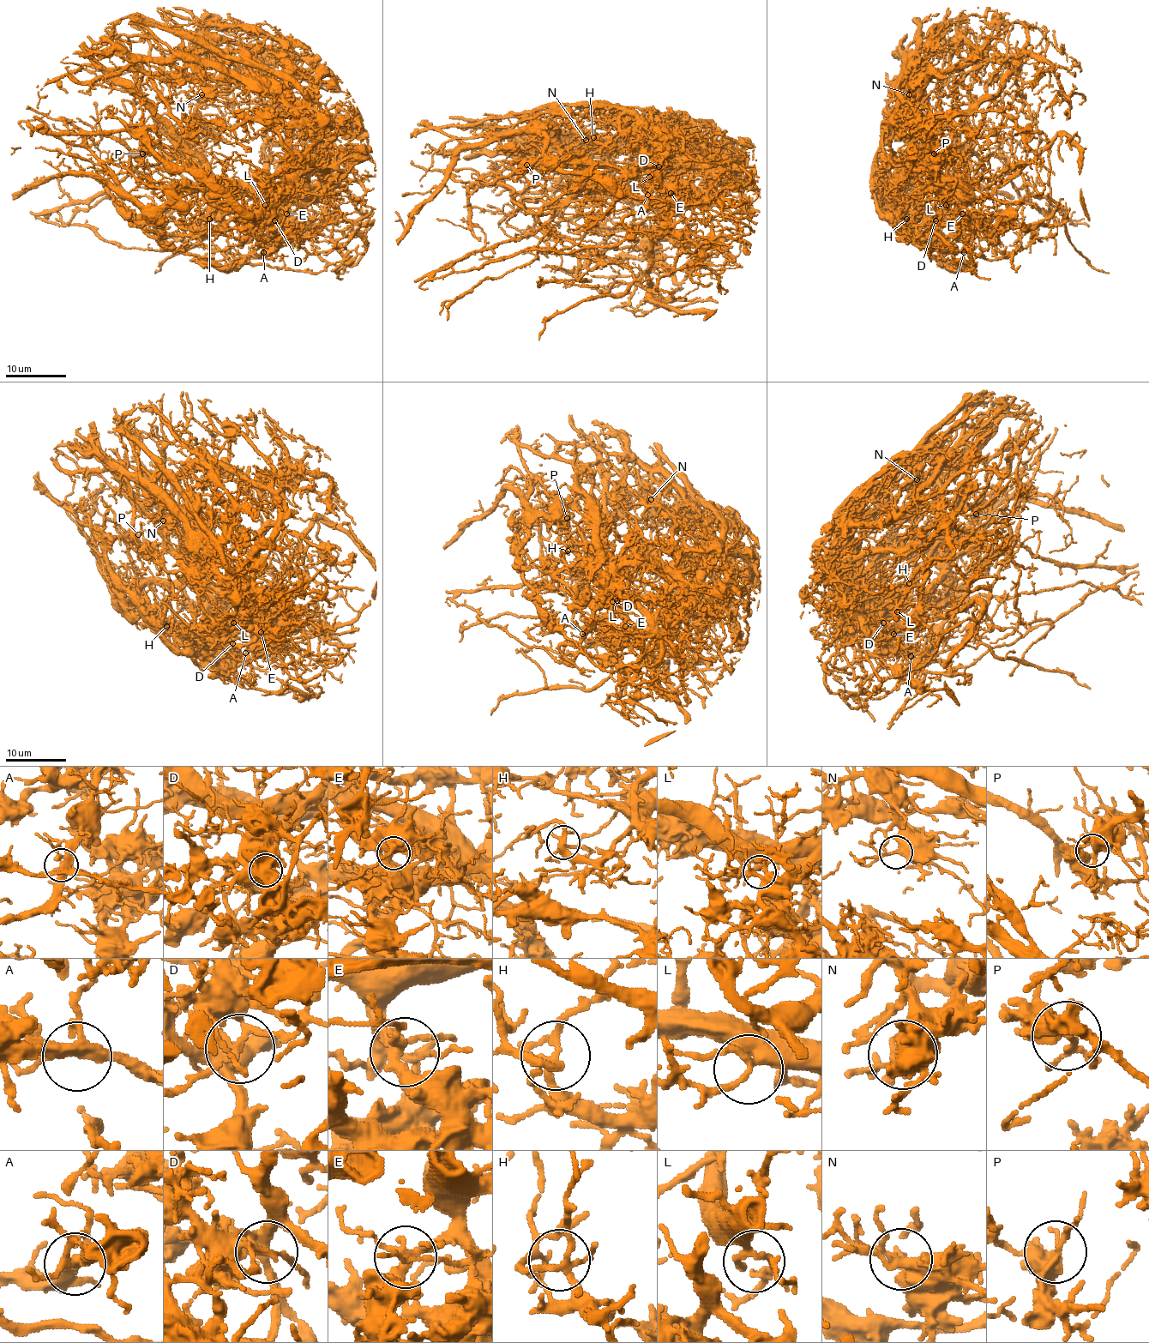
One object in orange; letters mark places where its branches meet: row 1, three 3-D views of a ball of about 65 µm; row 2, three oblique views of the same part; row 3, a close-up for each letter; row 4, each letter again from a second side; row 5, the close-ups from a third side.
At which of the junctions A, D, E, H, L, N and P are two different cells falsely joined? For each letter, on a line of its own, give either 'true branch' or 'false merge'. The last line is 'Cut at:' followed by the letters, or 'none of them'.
A: true branch
D: true branch
E: true branch
H: true branch
L: true branch
N: true branch
P: true branch
Cut at: none of them

